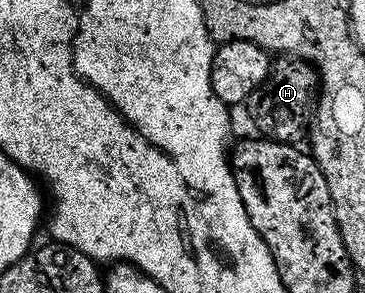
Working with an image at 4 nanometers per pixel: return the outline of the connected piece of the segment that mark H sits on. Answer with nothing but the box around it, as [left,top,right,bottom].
[247,55,318,143]

